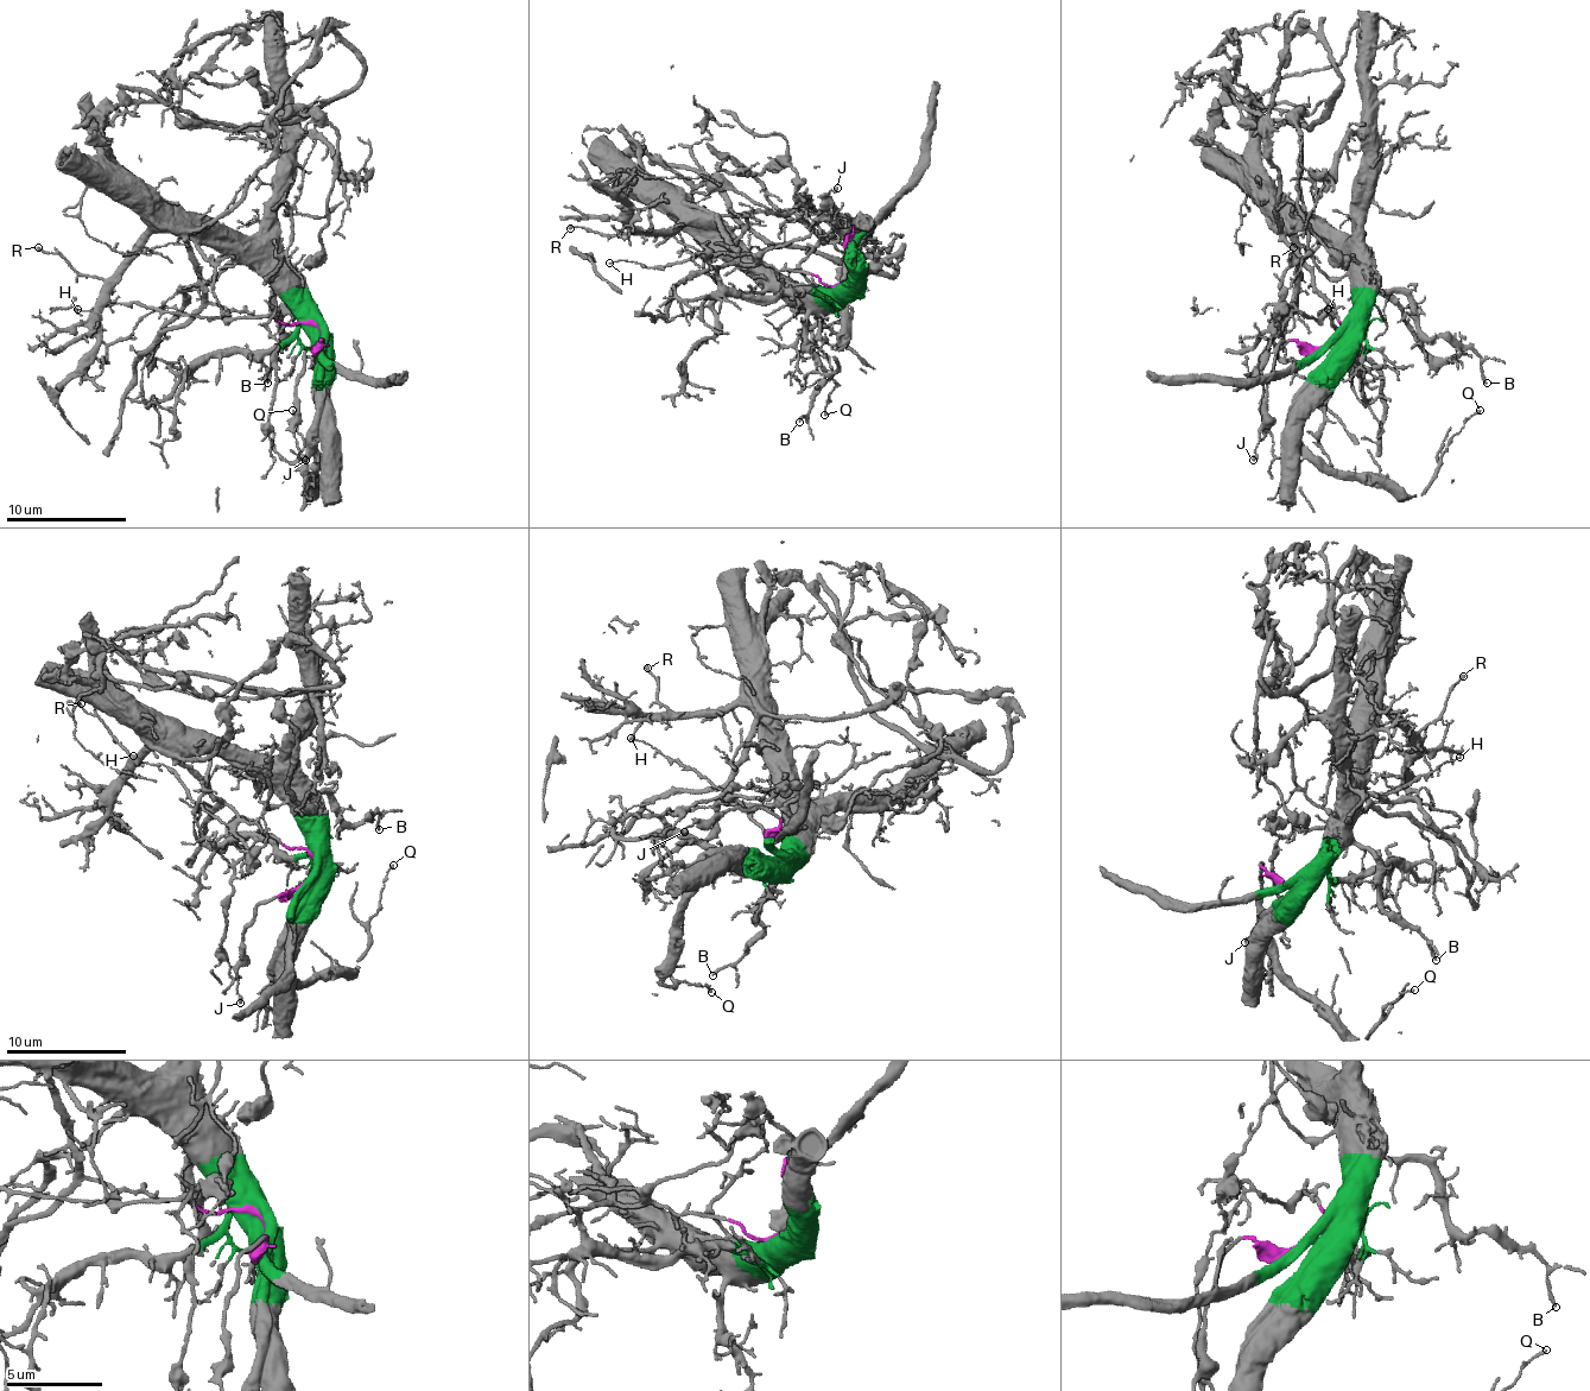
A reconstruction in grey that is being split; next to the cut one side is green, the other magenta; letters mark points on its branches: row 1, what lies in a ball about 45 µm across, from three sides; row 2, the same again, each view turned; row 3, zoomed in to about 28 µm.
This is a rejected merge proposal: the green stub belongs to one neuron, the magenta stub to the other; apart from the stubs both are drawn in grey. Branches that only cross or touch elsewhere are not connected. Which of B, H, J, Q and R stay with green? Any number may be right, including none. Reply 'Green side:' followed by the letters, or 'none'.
Green side: B, Q, R

